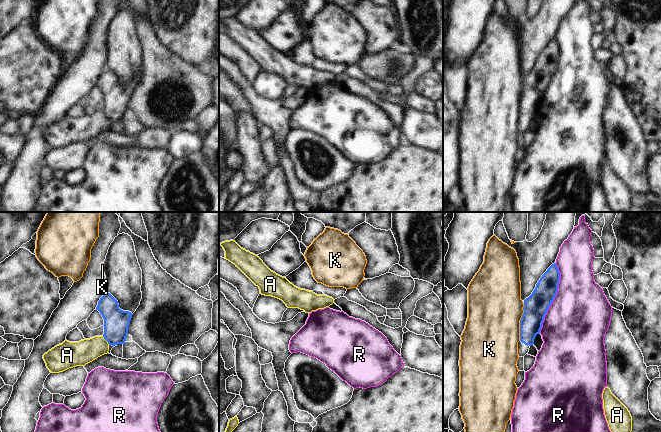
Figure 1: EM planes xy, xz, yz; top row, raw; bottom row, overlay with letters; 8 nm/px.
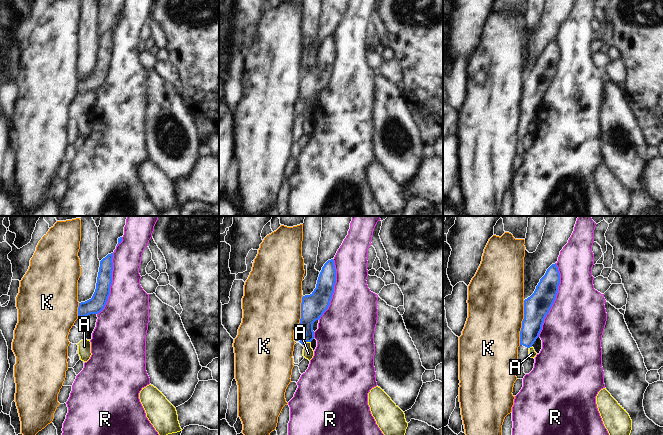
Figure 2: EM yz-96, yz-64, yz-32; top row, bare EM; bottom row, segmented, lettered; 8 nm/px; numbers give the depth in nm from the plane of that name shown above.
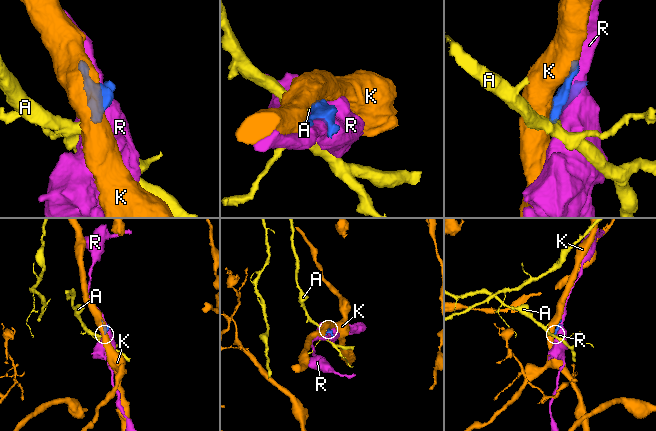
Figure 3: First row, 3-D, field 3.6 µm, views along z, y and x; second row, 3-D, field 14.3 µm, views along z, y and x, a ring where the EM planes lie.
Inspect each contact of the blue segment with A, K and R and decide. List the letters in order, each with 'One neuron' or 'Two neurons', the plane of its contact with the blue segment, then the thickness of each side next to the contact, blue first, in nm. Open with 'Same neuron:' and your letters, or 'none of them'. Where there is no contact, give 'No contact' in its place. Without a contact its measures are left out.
Same neuron: none of them
A: Two neurons. Touches blue in xy. Thickness 200 nm (blue) against 190 nm
K: Two neurons. Touches blue in yz. Thickness 190 nm (blue) against 440 nm
R: Two neurons. Touches blue in yz. Thickness 190 nm (blue) against 500 nm

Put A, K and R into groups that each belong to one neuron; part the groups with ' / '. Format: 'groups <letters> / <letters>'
groups A / K / R

